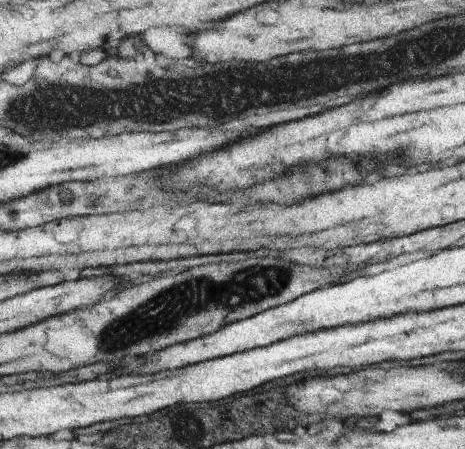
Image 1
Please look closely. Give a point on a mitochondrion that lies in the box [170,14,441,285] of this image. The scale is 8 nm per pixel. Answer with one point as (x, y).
(312, 77)

